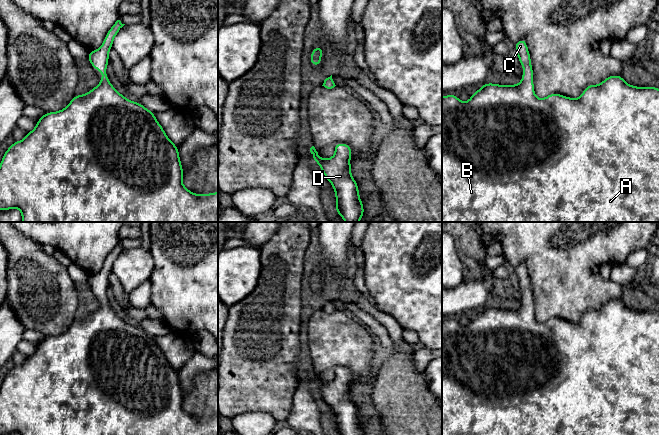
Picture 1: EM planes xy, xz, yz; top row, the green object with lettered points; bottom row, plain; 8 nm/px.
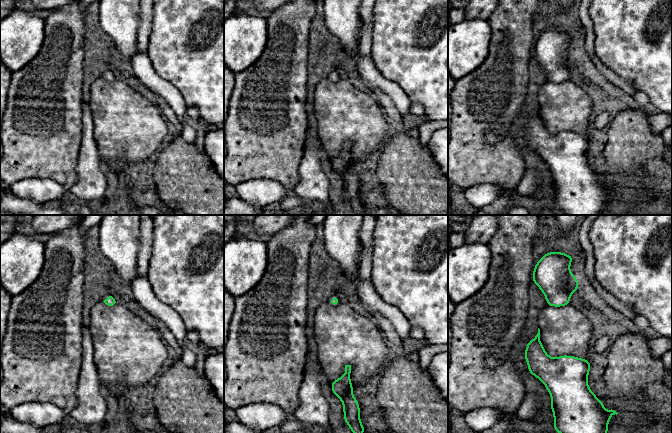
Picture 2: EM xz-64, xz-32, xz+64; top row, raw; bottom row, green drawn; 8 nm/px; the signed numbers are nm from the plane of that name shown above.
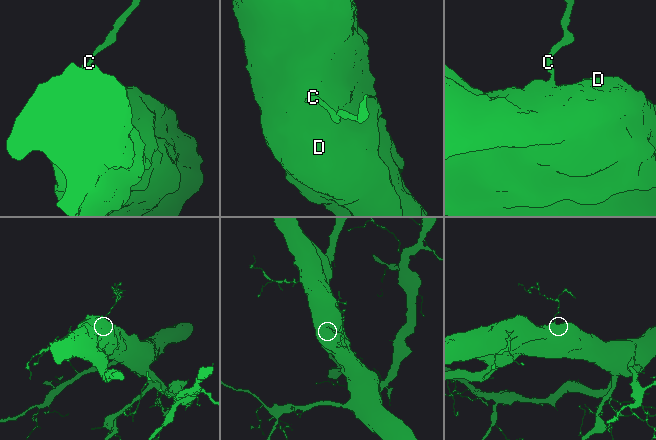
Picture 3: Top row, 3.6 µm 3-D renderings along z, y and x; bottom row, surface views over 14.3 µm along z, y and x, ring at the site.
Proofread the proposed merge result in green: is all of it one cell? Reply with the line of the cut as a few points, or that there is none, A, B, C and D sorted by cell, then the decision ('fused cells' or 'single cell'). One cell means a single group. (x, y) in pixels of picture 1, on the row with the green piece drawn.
no cut; A B C D; single cell

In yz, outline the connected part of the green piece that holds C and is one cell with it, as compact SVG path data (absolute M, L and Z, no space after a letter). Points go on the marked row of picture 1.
M525 38L515 43L515 51L524 69L520 83L516 85L485 83L465 103L453 94L442 97L442 222L659 222L659 89L653 86L632 86L620 75L612 75L599 85L588 85L576 99L557 93L539 99L534 92L533 68Z

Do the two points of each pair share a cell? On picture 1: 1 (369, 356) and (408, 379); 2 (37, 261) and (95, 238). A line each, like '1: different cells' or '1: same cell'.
1: different cells
2: different cells

